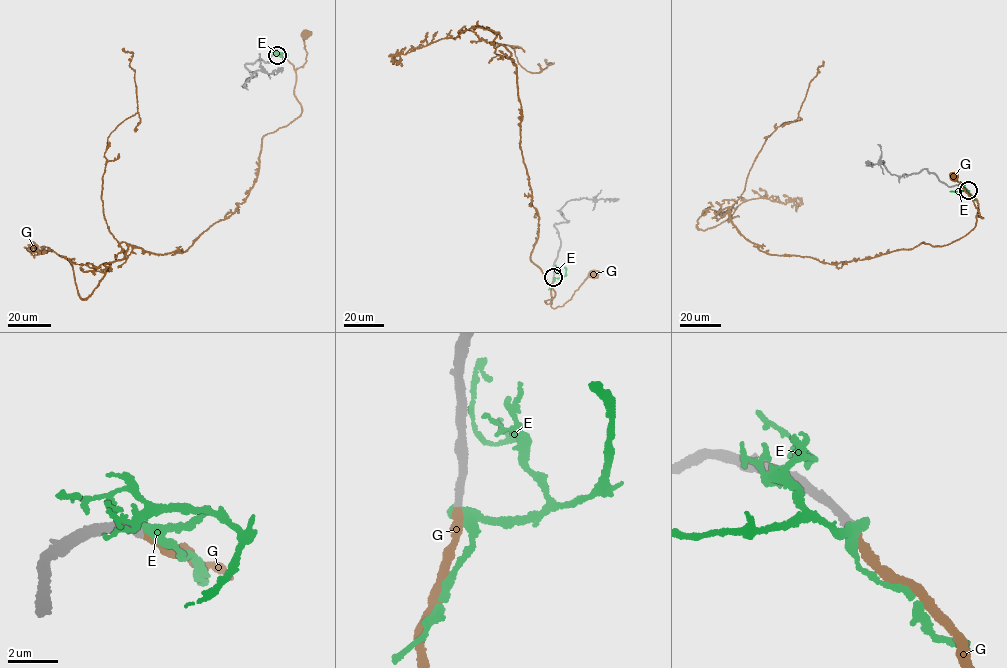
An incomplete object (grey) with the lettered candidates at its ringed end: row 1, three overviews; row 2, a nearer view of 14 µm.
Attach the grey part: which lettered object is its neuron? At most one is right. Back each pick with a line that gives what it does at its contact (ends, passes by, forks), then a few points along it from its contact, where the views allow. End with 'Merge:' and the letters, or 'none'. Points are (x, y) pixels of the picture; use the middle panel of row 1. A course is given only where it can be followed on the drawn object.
G: it ends | via (553, 277), (550, 289), (551, 306), (554, 308), (571, 298), (593, 274)
Merge: G

